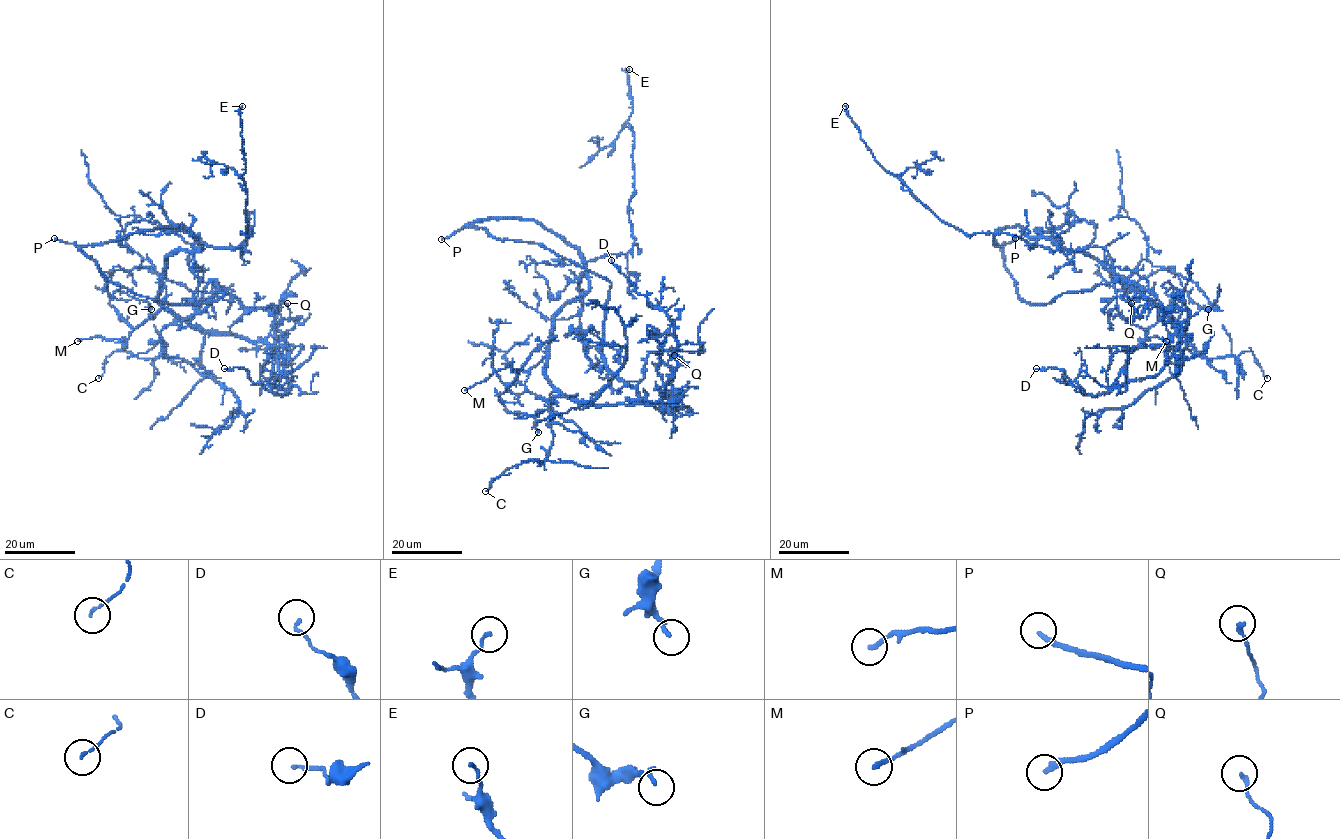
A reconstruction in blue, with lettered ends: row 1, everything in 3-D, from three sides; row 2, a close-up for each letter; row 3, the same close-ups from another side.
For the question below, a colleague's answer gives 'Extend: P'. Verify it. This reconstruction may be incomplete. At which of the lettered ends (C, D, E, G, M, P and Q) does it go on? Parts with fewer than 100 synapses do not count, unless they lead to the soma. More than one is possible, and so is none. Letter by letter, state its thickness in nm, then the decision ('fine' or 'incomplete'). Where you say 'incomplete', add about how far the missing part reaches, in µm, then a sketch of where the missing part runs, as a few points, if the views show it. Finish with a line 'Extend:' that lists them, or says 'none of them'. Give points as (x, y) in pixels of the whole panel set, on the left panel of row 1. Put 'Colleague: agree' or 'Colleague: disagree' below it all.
C: calibre 100 nm; fine
D: calibre 110 nm; fine
E: calibre 110 nm; fine
G: calibre 150 nm; fine
M: calibre 180 nm; fine
P: calibre 220 nm; incomplete; missing 140 µm
Q: calibre 160 nm; fine
Extend: P
Colleague: agree

